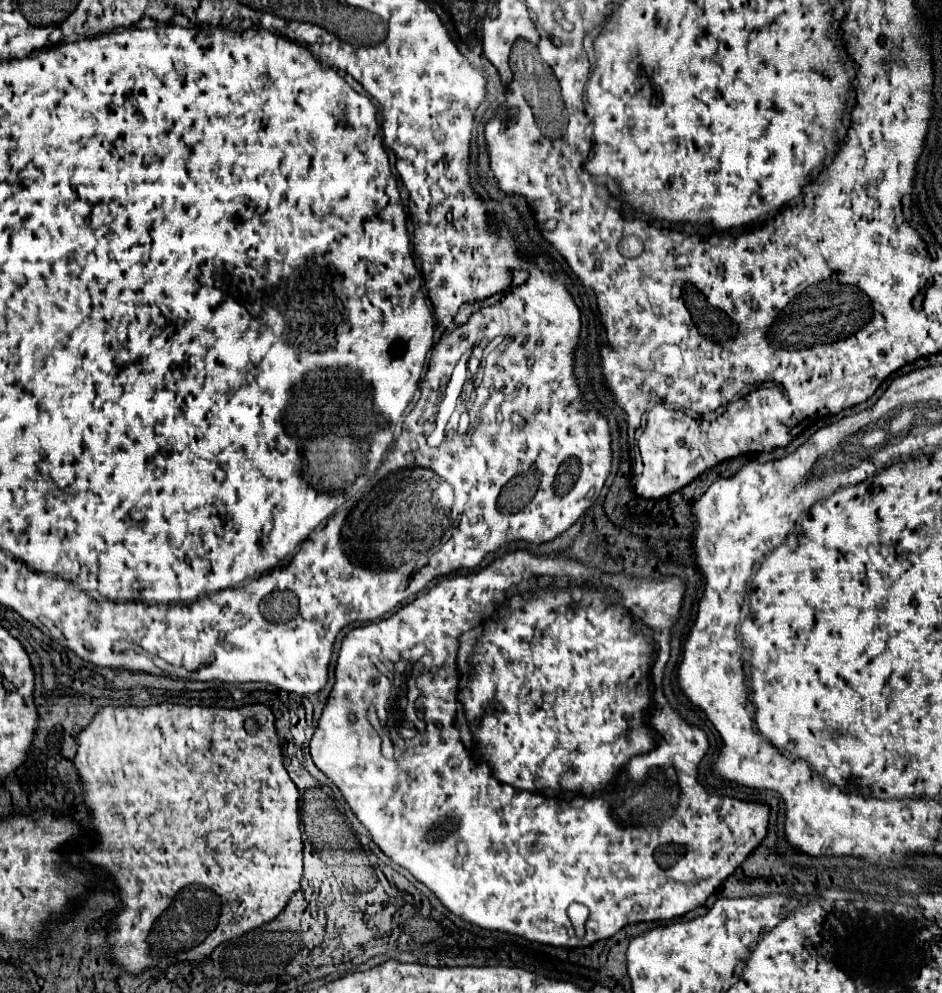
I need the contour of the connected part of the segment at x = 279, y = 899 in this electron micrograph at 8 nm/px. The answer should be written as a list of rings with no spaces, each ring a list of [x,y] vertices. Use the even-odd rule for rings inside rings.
[[[172,702],[152,706],[102,706],[92,722],[76,734],[74,768],[84,790],[84,806],[92,812],[92,824],[98,834],[94,846],[80,846],[84,858],[110,874],[118,888],[120,908],[108,920],[108,946],[112,964],[128,974],[142,974],[146,970],[168,970],[170,964],[188,962],[198,964],[208,958],[216,946],[238,938],[276,918],[292,894],[300,890],[302,882],[302,834],[300,834],[300,792],[290,780],[284,764],[276,732],[275,717],[264,704],[244,708],[214,708],[214,706],[182,706]],[[246,720],[256,720],[256,732],[246,730]]]

